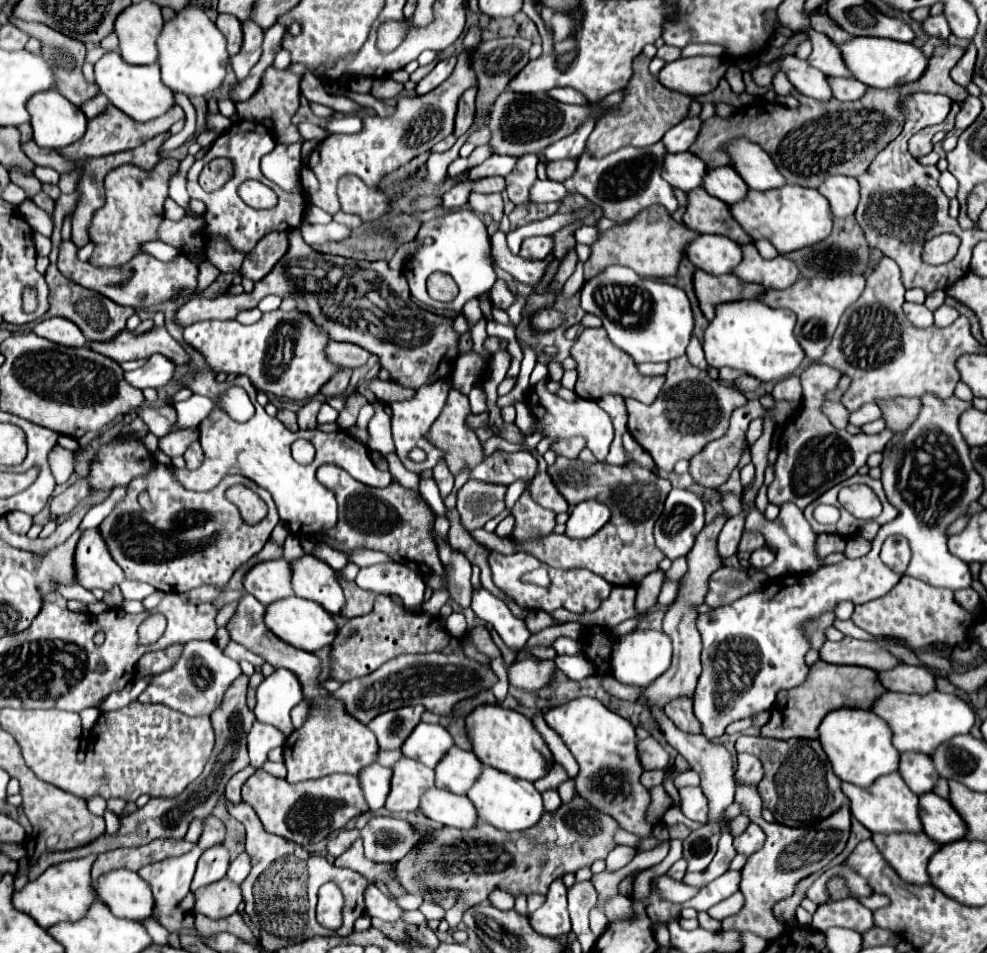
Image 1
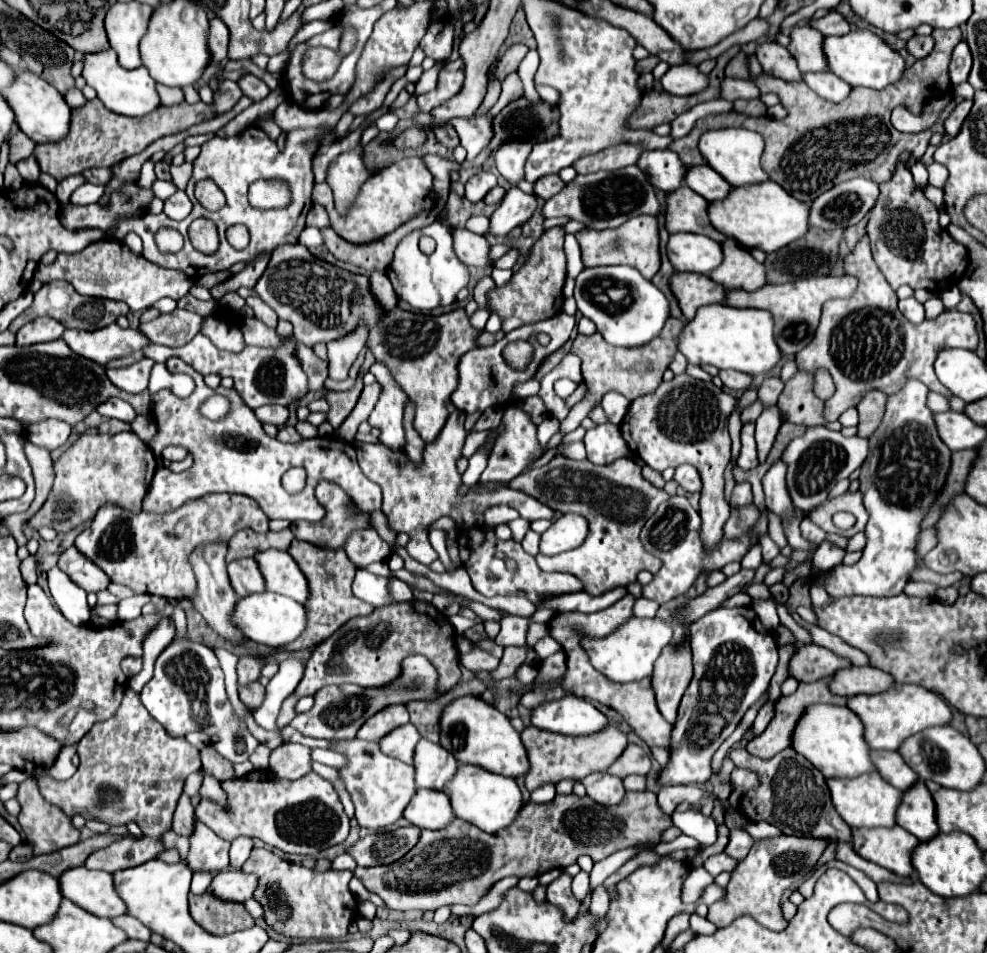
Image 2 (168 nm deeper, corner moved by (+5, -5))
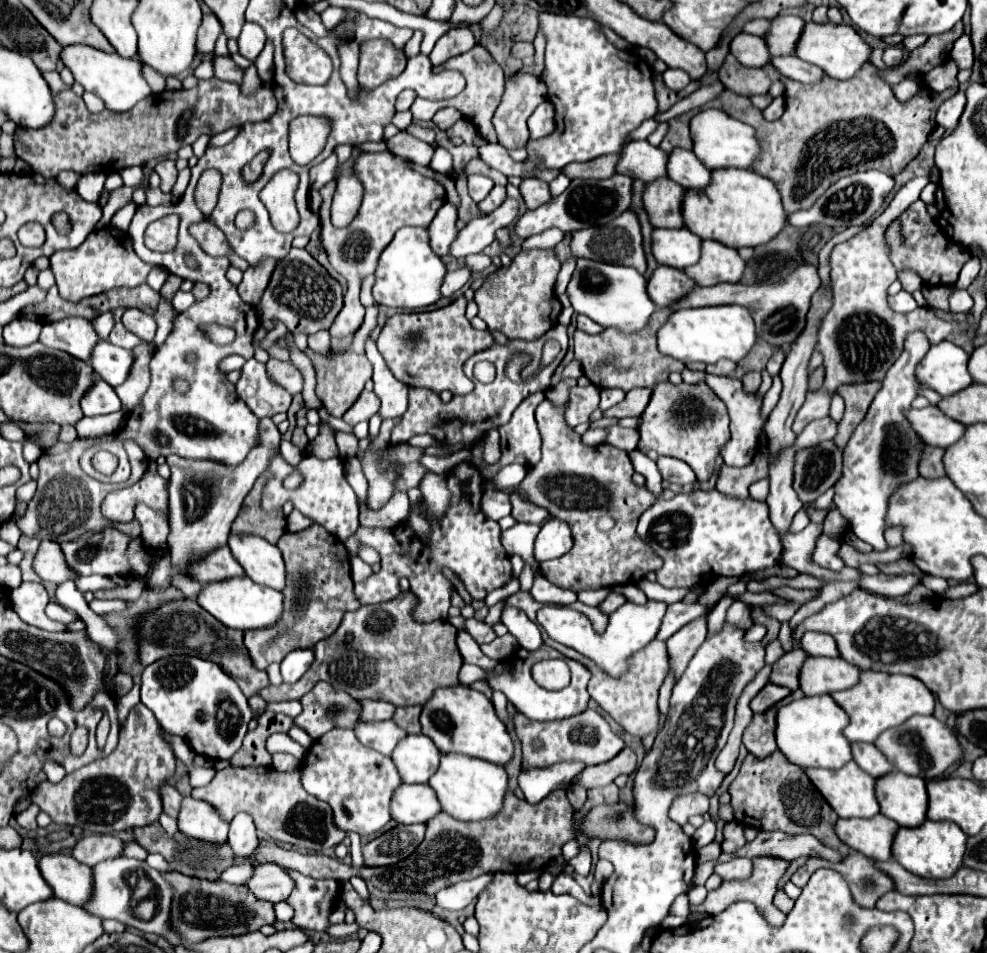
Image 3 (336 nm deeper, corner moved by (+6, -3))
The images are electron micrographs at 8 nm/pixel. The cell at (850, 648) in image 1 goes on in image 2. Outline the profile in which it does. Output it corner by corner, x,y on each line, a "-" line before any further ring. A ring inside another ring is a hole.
801,644
789,662
789,676
797,682
815,682
831,676
837,668
851,666
849,660
815,644

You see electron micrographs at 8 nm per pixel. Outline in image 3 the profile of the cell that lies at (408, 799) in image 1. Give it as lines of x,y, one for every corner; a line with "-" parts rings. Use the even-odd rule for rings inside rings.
332,728
332,732
314,740
302,762
302,786
306,792
332,806
334,822
346,832
356,830
358,834
372,834
386,826
392,818
390,802
400,784
402,780
392,760
360,744
354,730
348,728

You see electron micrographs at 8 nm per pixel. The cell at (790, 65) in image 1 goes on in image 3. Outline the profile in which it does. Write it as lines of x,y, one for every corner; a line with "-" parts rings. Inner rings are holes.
738,34
732,44
730,44
730,52
746,66
768,66
772,56
768,52
768,44
762,36
754,36
754,34

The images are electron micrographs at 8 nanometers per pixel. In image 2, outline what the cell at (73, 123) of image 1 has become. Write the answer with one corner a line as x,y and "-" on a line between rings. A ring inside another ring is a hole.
27,70
19,72
15,76
15,82
11,86
3,88
3,96
5,96
7,104
11,106
11,110
15,114
17,126
29,138
33,138
37,144
41,144
41,142
59,142
69,132
71,108
67,106
63,96
49,82
45,82
43,78
37,78
35,74
27,72

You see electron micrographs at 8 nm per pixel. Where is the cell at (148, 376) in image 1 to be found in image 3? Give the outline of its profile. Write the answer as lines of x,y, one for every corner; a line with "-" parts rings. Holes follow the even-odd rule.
98,342
90,358
90,366
94,368
94,372
114,388
128,380
132,364
134,354
110,342

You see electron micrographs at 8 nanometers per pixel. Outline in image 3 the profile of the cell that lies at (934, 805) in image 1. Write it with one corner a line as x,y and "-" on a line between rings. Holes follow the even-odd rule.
892,772
876,780
880,812
904,828
918,828
926,820
926,782
902,772

